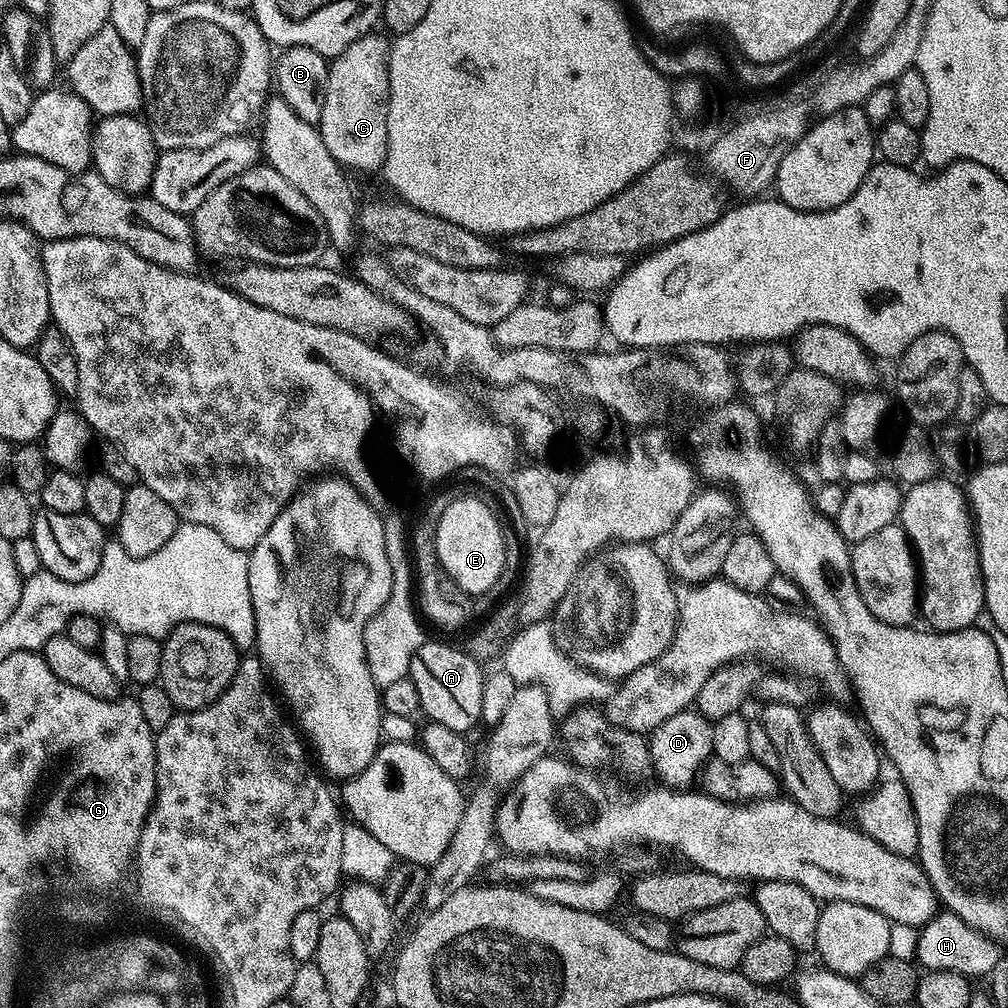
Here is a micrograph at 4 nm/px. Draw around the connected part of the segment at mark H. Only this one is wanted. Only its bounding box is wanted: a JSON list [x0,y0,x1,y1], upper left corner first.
[914,910,1001,978]

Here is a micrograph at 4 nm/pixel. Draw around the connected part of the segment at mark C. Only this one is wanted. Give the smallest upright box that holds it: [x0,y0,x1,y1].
[318,34,389,172]

